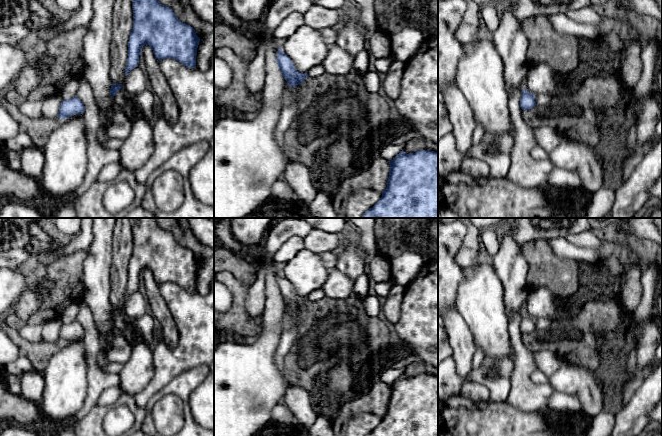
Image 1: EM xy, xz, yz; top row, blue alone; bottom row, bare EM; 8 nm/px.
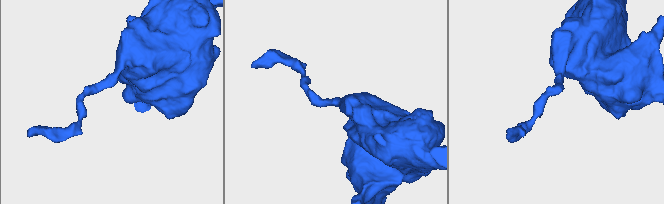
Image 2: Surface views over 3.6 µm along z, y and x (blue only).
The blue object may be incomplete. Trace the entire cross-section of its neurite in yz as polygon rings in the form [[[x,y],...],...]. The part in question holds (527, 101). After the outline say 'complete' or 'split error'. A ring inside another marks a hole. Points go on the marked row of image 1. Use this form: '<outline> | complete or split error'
[[[523,88],[520,98],[520,107],[522,110],[532,109],[536,106],[535,95]]] | complete

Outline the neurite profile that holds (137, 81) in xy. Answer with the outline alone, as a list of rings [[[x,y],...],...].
[[[137,66],[128,73],[123,87],[126,91],[137,97],[149,88],[149,78],[145,71]]]

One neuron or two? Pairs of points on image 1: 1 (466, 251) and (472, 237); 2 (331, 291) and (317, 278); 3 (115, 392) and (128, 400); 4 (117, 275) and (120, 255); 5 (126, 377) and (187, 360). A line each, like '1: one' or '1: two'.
1: one
2: two
3: two
4: one
5: two

